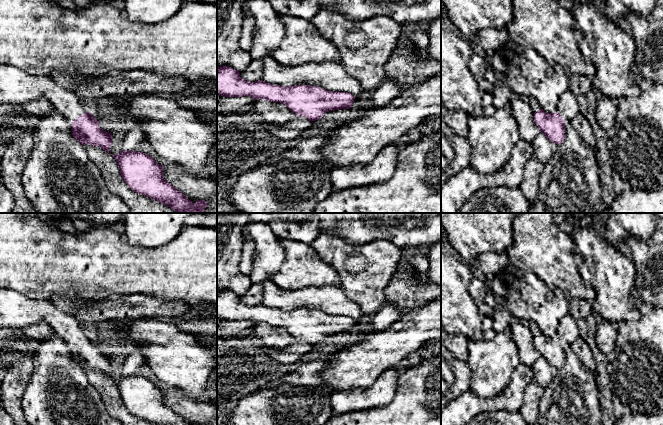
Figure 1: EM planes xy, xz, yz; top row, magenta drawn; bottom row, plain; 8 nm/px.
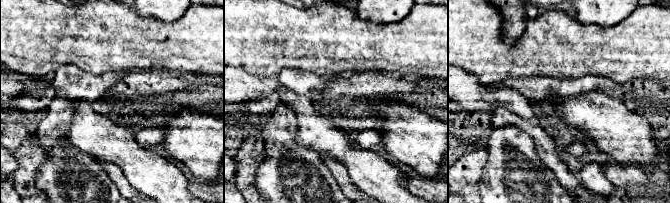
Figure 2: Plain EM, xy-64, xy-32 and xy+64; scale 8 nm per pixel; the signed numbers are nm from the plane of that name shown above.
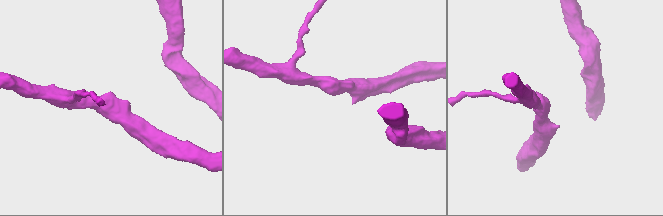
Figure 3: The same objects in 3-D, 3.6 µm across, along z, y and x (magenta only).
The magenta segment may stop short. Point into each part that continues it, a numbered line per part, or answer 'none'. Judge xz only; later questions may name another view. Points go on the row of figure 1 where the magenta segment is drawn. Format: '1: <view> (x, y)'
none

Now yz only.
1: yz (568, 107)

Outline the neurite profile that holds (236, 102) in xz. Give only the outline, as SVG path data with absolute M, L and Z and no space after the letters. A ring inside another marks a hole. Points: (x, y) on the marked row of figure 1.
M248 96L223 97L219 102L217 102L217 114L236 113L243 106L254 102L255 99Z

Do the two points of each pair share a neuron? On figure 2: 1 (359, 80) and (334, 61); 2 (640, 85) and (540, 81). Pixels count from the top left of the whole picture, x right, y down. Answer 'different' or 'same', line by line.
1: different
2: same

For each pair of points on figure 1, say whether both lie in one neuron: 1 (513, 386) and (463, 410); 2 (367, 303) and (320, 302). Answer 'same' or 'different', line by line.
1: same
2: different

